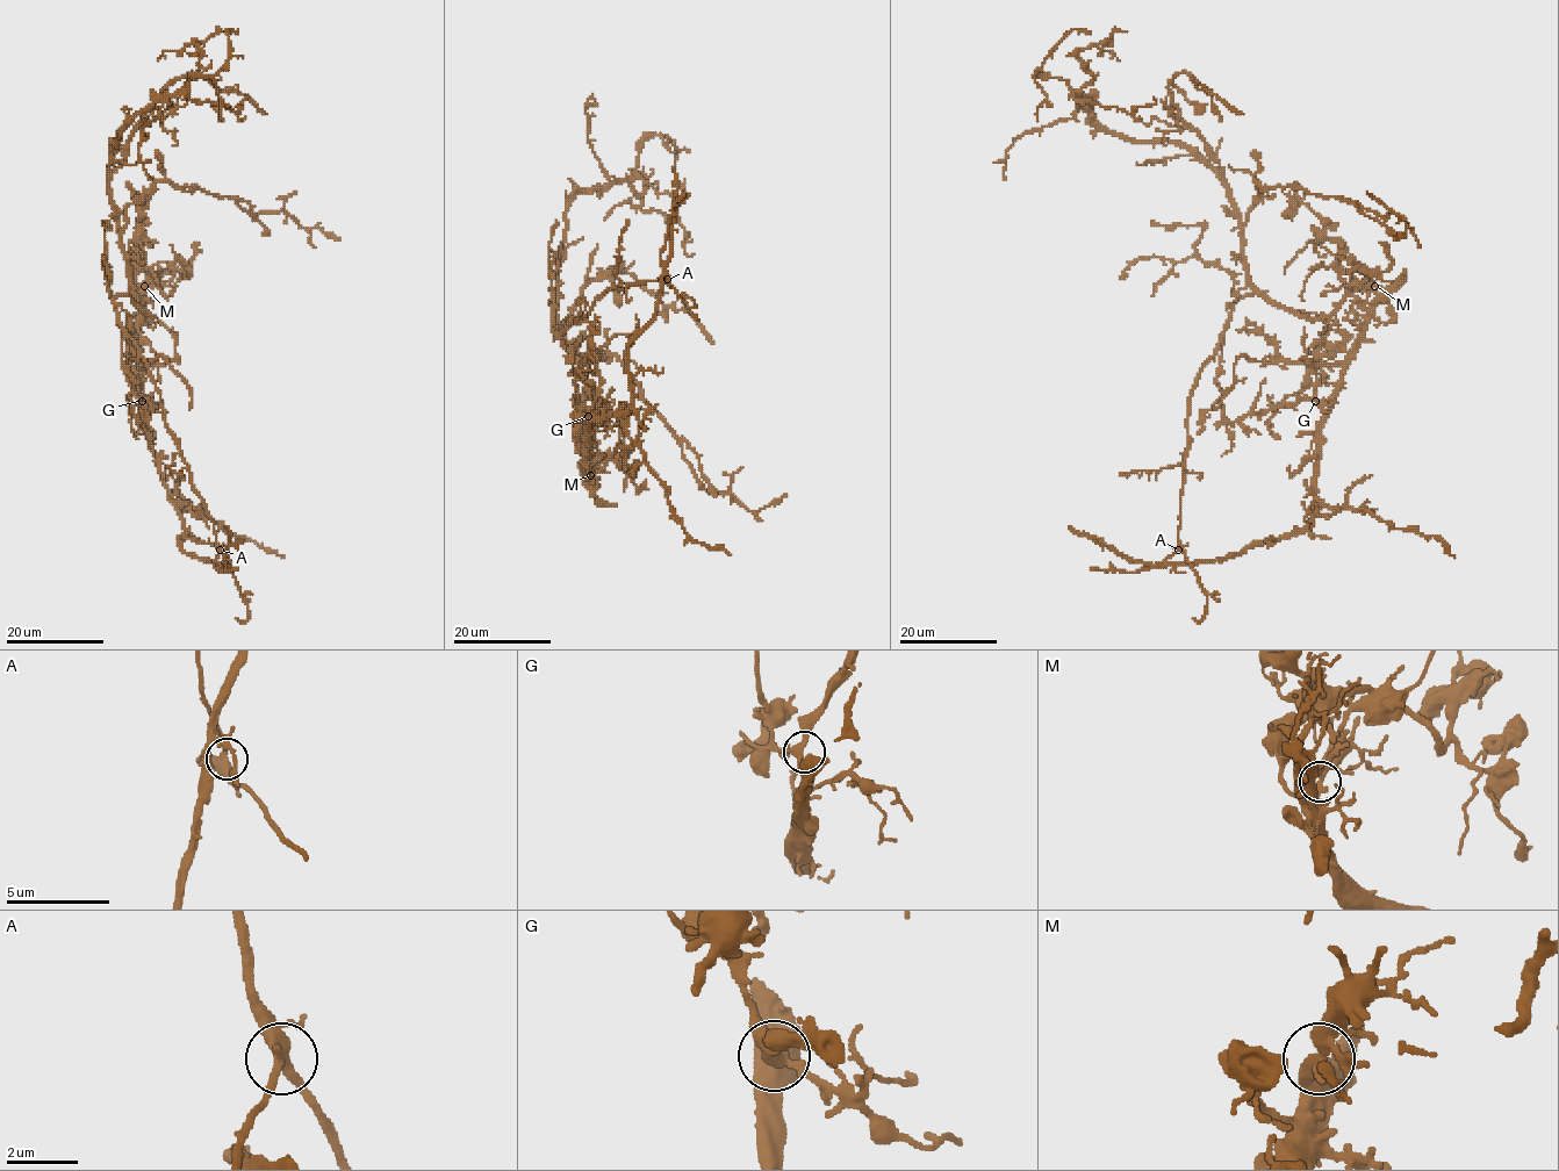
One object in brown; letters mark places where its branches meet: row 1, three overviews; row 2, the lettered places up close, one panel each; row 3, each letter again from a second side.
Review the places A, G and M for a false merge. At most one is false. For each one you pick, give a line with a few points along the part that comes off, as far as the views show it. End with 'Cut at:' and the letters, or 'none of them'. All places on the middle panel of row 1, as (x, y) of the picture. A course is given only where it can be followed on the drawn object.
M: Course of the part to remove: (590, 475), (588, 424), (618, 416), (631, 403), (629, 344), (652, 318), (670, 252), (673, 169)
Cut at: M

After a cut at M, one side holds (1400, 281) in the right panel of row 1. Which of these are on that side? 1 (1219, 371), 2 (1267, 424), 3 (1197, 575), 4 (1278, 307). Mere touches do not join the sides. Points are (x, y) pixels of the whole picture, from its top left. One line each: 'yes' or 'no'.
1: no
2: no
3: no
4: no

